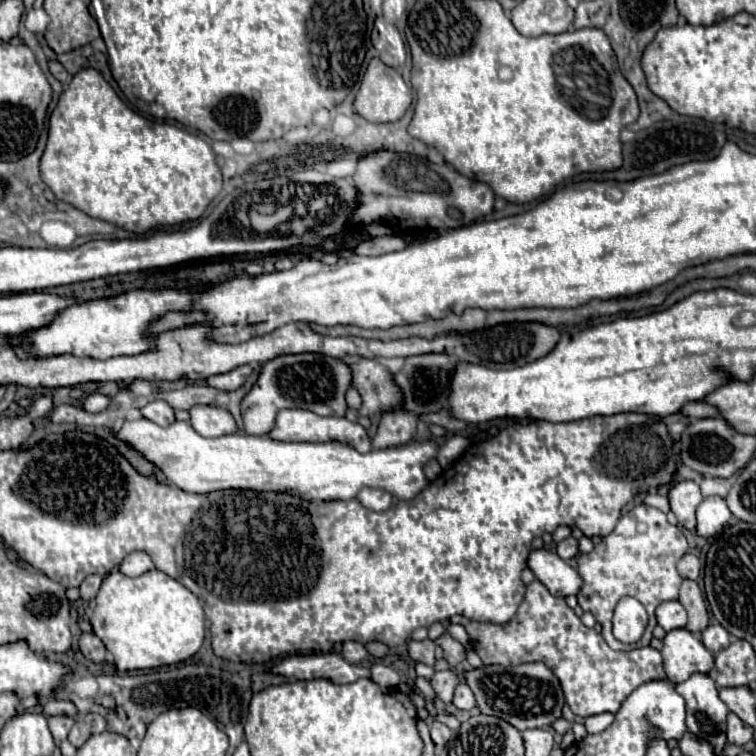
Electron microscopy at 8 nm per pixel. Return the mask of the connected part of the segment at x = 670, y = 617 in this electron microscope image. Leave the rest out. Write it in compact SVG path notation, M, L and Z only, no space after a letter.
M678 601L660 603L656 609L656 619L664 631L686 627L686 611Z

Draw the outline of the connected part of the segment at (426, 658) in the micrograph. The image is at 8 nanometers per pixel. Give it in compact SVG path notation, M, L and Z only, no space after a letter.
M430 639L410 641L410 643L408 643L408 653L410 653L410 657L412 657L414 661L424 663L424 665L430 665L430 667L434 667L434 663L436 663L434 649L436 649L436 643L430 641Z

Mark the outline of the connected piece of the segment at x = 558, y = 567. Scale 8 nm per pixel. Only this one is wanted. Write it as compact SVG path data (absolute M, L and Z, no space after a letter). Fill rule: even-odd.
M546 549L532 551L528 557L528 567L534 571L536 579L550 589L554 597L576 595L582 587L582 577L578 575L578 571L568 561Z

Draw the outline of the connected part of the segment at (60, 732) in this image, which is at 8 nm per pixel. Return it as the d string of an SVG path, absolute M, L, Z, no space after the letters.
M48 717L48 725L50 725L50 733L54 741L60 743L66 739L70 727L74 725L74 719L72 717Z

